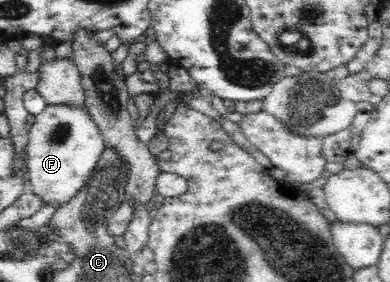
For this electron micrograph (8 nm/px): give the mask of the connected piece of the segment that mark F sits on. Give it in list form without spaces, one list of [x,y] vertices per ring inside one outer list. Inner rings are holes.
[[[46,105],[46,108],[35,116],[35,121],[29,129],[27,149],[28,180],[30,192],[38,195],[44,204],[65,205],[84,186],[86,180],[93,174],[101,154],[106,149],[102,133],[84,107],[76,105]]]

